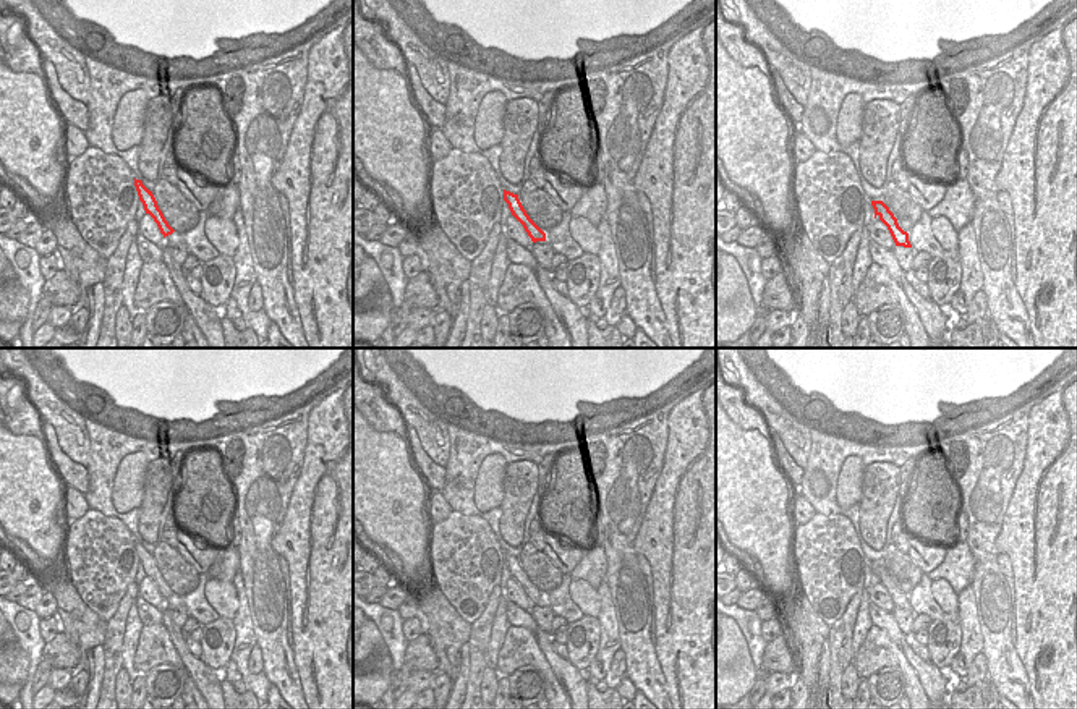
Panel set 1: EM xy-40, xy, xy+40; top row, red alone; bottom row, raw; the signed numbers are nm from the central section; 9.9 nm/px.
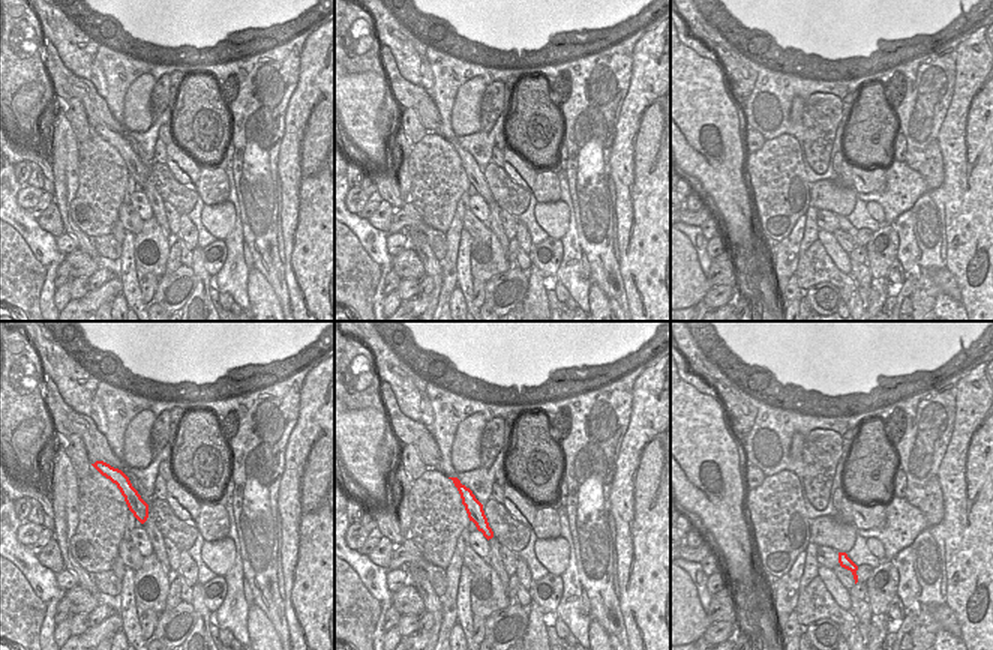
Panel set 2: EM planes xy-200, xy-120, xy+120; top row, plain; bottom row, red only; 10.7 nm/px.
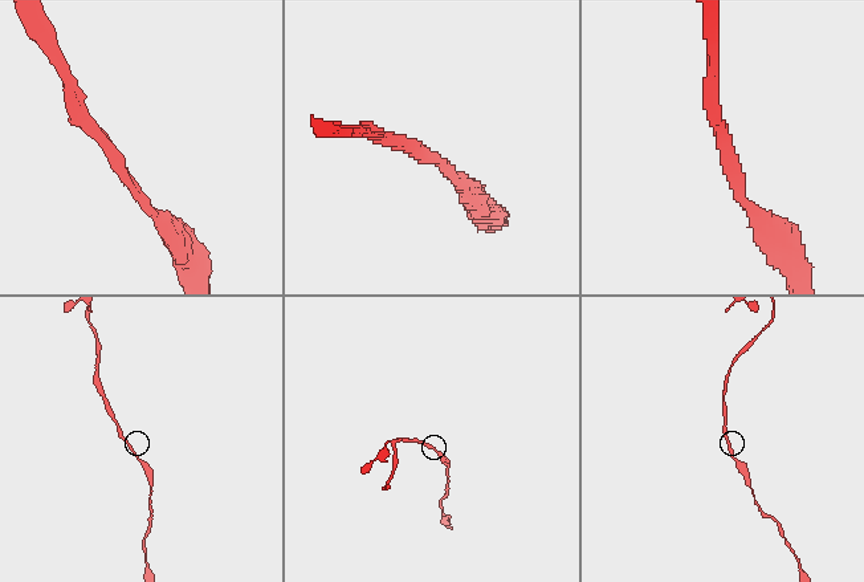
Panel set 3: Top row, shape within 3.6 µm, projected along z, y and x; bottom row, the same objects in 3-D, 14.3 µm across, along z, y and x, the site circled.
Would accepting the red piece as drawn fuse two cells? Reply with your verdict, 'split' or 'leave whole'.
leave whole

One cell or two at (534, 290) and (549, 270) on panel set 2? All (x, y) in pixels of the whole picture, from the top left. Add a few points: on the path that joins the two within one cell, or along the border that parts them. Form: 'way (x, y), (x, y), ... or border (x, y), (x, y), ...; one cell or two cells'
border (533, 263), (548, 281); two cells

